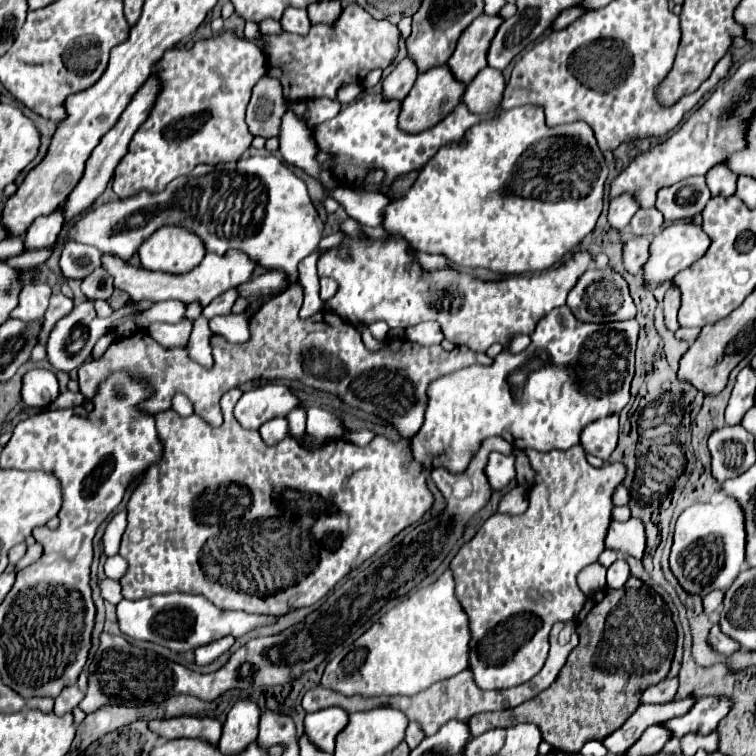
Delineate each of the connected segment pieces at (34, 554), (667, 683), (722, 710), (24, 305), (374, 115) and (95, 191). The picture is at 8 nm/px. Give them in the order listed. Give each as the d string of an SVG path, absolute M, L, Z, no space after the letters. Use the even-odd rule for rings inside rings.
M34 542L32 546L28 546L28 550L26 550L24 558L22 558L22 560L16 564L16 572L18 572L18 570L22 570L22 568L26 568L28 564L36 562L36 560L40 558L40 554L42 554L42 546L40 546L38 542Z
M676 678L662 680L662 682L654 684L654 686L650 686L648 690L644 690L642 702L644 704L666 704L666 702L672 702L676 690L678 690L678 680Z
M708 696L698 700L690 712L686 712L680 718L672 718L668 722L664 722L662 726L672 734L672 738L682 738L686 734L708 734L714 732L718 722L724 718L724 714L728 714L730 710L730 702L726 698L716 698L716 696Z
M30 284L28 288L24 286L20 290L20 302L18 306L12 310L10 318L18 318L22 322L34 322L34 320L40 320L46 310L48 310L48 304L50 304L50 286L48 284Z
M368 94L340 110L340 114L328 122L322 122L314 130L314 138L318 146L326 152L336 154L336 166L334 174L340 186L344 188L356 188L362 184L366 172L370 168L384 168L388 172L388 180L384 180L382 192L388 192L388 186L394 182L396 176L410 172L414 168L424 166L444 144L462 142L464 134L470 126L480 122L478 114L472 114L462 102L434 128L420 132L420 134L406 134L398 130L396 118L400 112L400 102L386 102L382 94ZM348 178L358 178L354 184L348 184Z
M148 78L148 82L138 90L138 94L134 94L132 102L128 104L128 108L126 108L124 114L120 116L120 120L116 122L116 126L114 126L108 134L104 134L104 138L100 140L100 144L94 148L92 156L90 156L88 162L86 162L86 172L84 172L82 180L76 184L76 188L72 190L72 194L68 196L68 200L64 202L64 208L62 208L64 224L72 222L72 220L78 218L82 212L86 212L86 210L94 204L94 200L106 190L106 186L108 186L108 182L110 182L110 178L112 178L112 174L114 174L114 168L118 166L120 158L122 158L122 156L126 154L126 150L128 150L128 144L130 144L134 132L136 132L136 130L140 128L140 124L146 120L148 110L152 108L152 102L154 102L154 98L156 98L158 86L160 86L160 82L152 82L152 78Z

